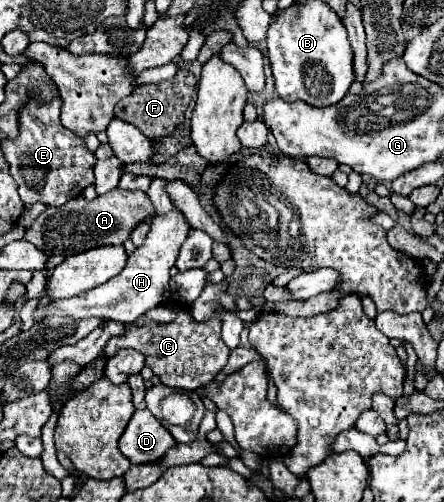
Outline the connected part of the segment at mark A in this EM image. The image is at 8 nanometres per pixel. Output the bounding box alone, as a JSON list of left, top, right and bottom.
[22,188,154,256]

